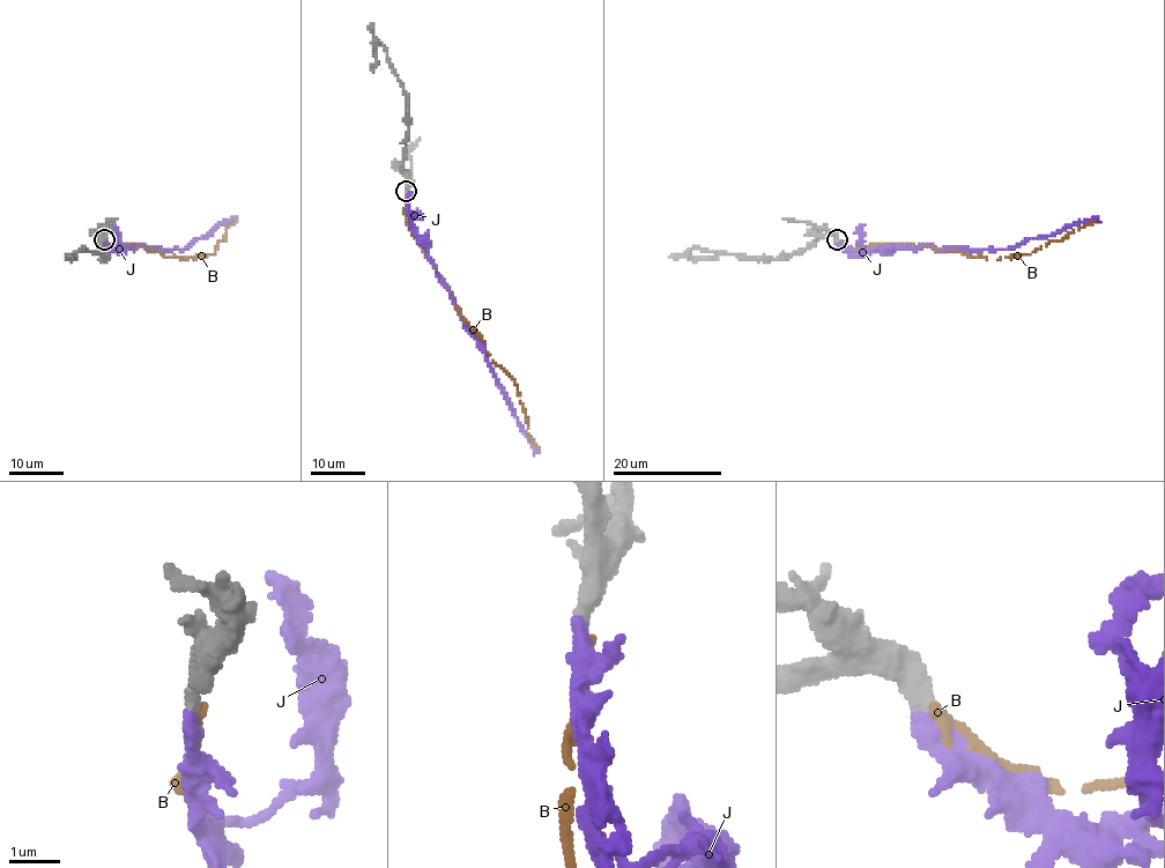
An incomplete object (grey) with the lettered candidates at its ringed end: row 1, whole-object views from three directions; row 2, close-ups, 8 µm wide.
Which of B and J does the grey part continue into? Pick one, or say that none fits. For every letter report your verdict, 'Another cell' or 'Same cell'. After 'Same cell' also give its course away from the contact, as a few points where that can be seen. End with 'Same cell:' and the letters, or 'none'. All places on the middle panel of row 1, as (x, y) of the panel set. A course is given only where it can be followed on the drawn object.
B: Another cell
J: Same cell. Its course: (407, 191), (410, 228), (449, 291), (464, 325), (481, 347), (534, 454)
Same cell: J

